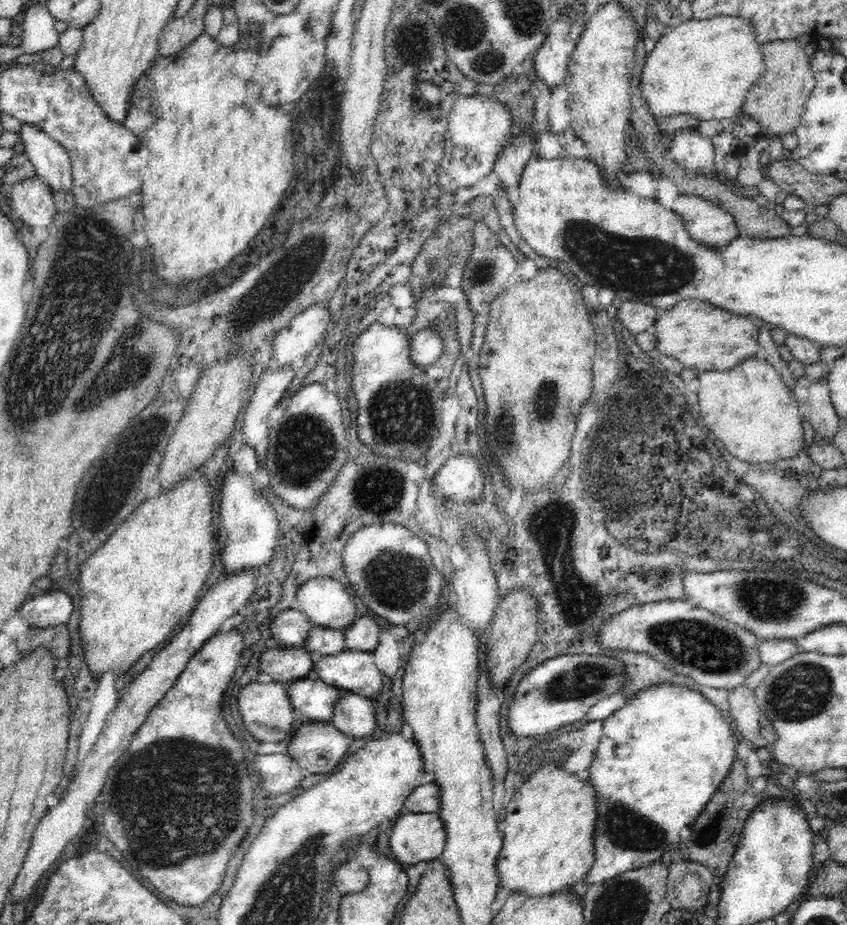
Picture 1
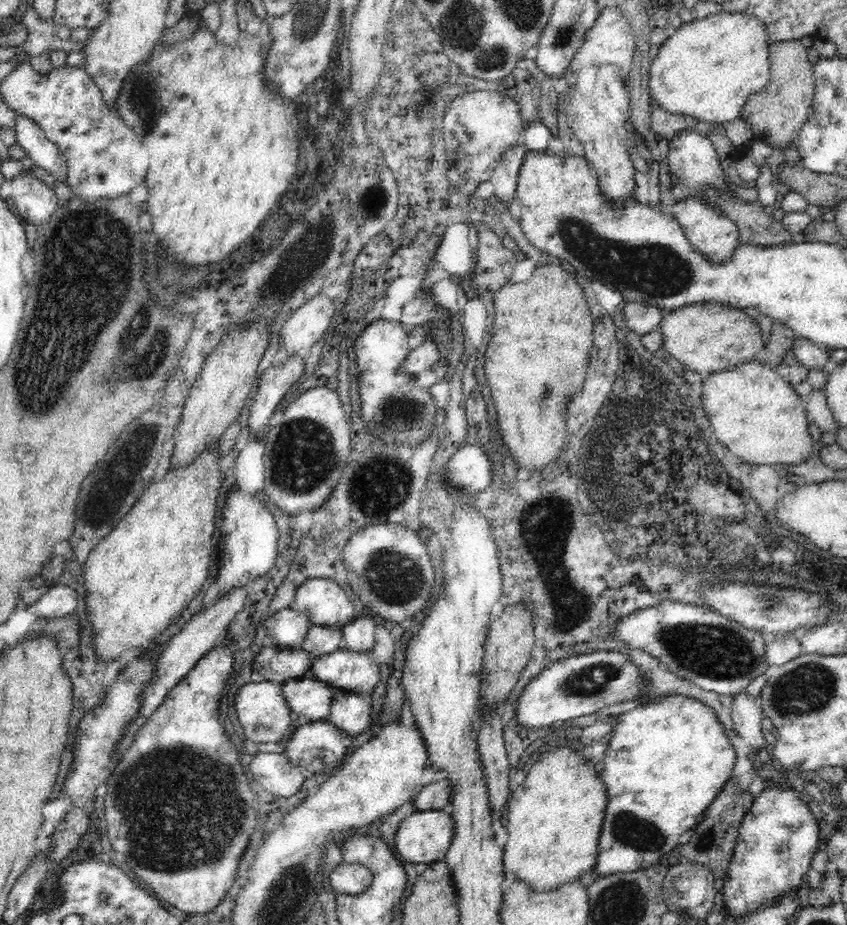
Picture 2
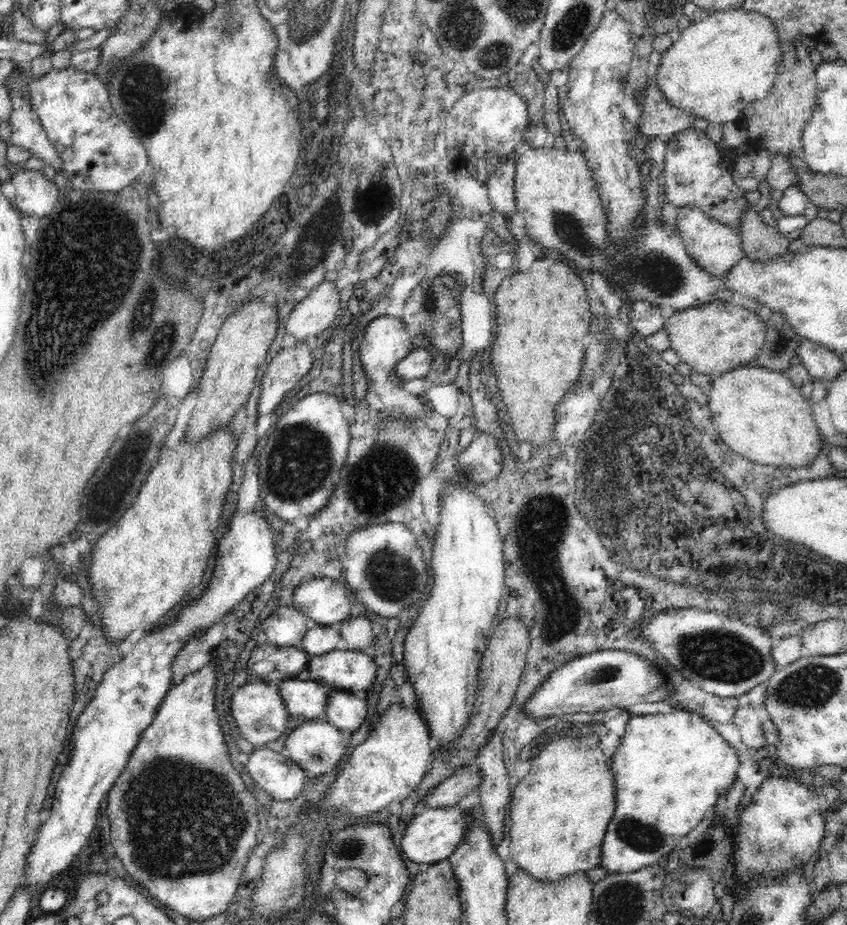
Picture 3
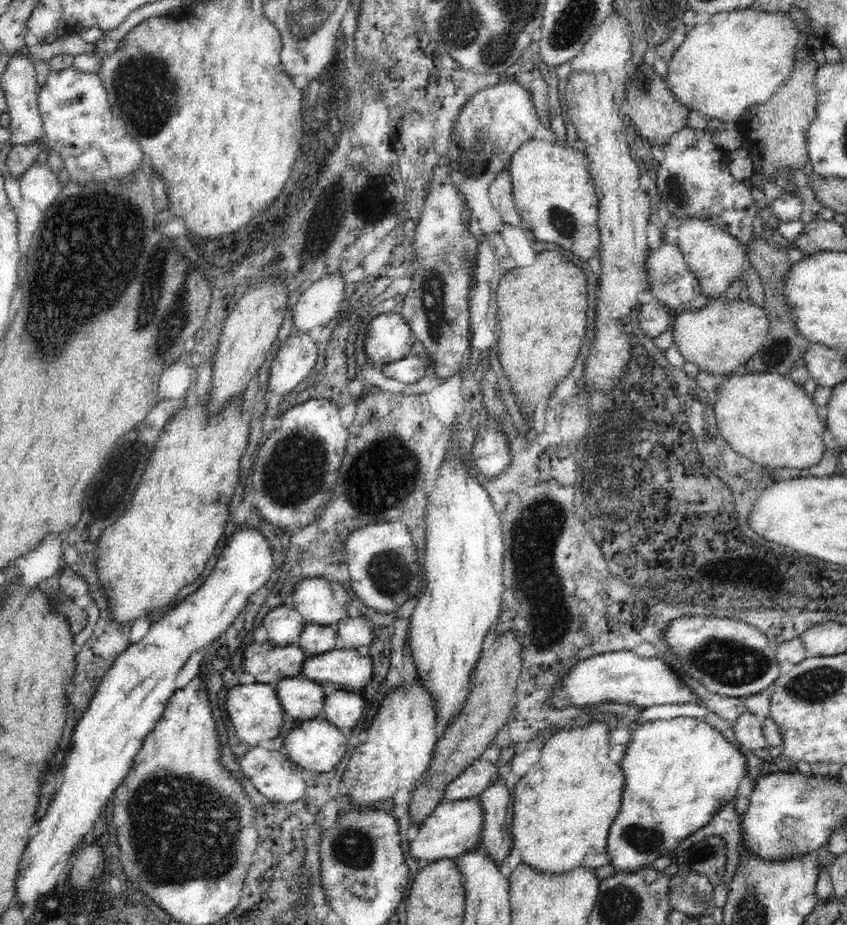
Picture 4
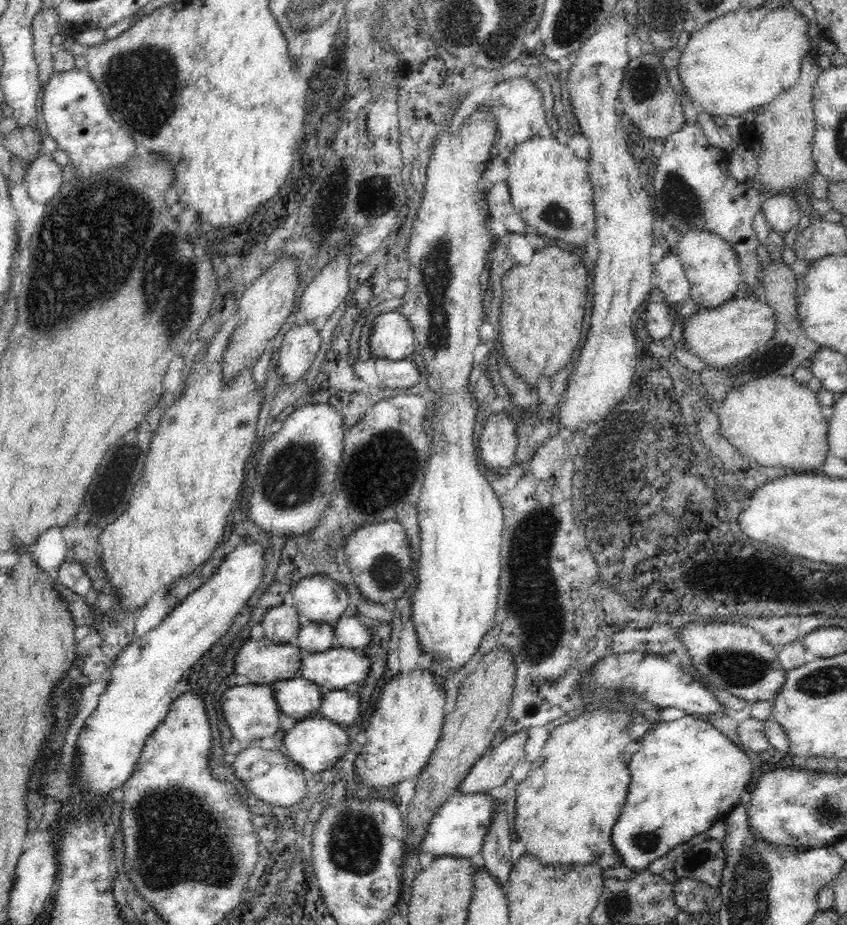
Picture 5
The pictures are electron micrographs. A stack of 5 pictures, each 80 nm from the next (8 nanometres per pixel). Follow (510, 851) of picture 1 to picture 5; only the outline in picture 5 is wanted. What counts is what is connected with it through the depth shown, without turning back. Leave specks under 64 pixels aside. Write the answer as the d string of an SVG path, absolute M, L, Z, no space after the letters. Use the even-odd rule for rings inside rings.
M598 709L551 730L545 747L531 764L528 776L515 788L514 826L518 839L525 842L525 854L542 864L559 866L596 864L605 869L619 864L619 855L611 841L612 827L624 808L631 774L618 754L631 740L635 740L624 735L632 715L637 715L636 711Z

